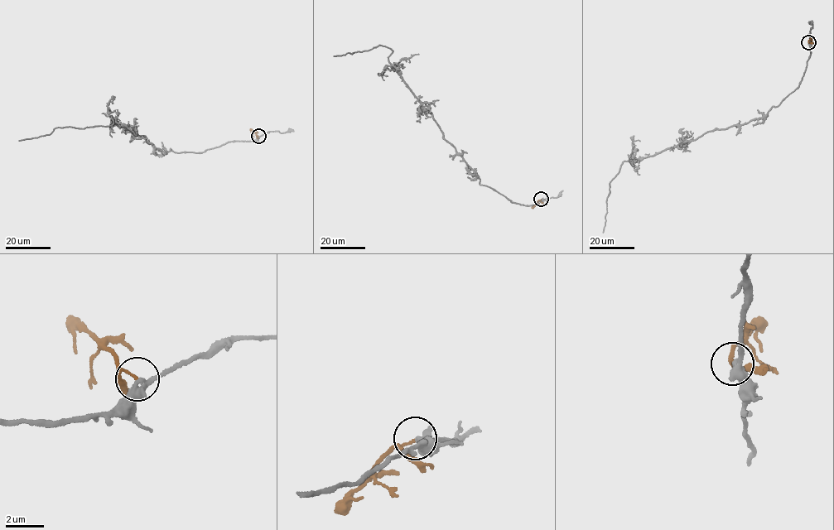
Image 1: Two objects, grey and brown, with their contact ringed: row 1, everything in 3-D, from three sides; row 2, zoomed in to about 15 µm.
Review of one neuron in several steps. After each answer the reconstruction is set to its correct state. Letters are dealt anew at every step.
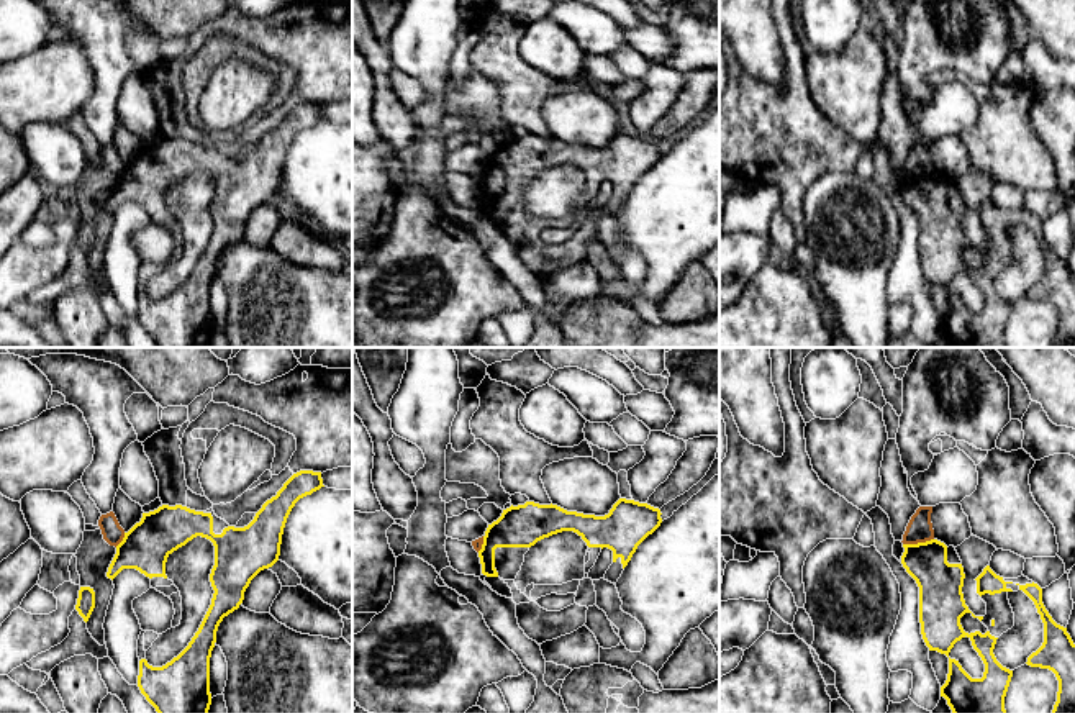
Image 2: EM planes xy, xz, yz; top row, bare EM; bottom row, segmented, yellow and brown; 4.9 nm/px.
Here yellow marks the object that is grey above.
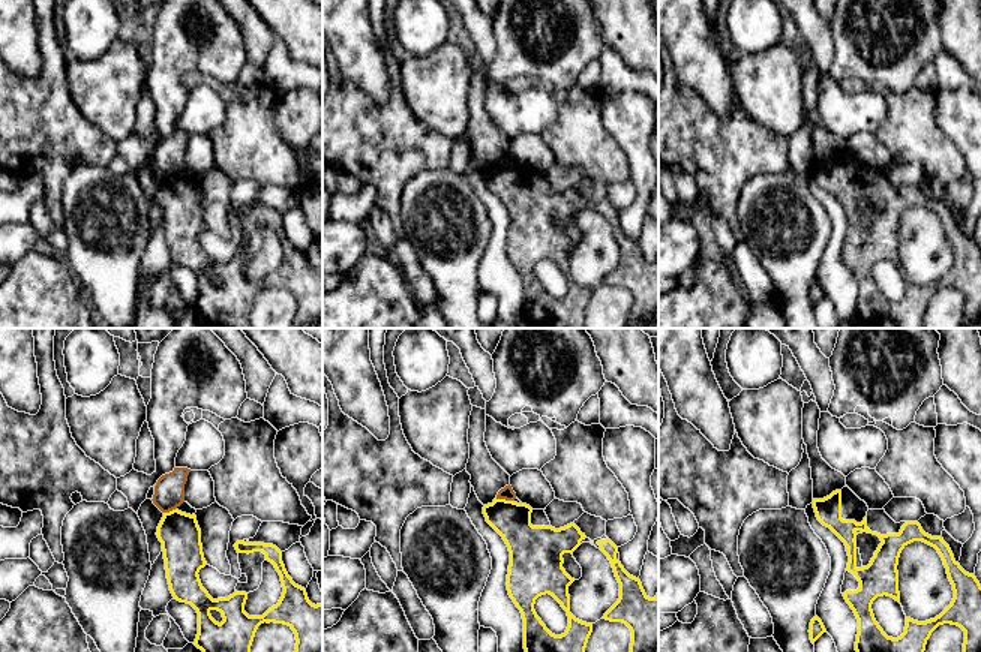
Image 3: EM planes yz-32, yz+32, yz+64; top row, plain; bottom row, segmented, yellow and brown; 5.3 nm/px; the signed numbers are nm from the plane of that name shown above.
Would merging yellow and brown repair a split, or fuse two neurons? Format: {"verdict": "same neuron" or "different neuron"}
{"verdict": "different neuron"}

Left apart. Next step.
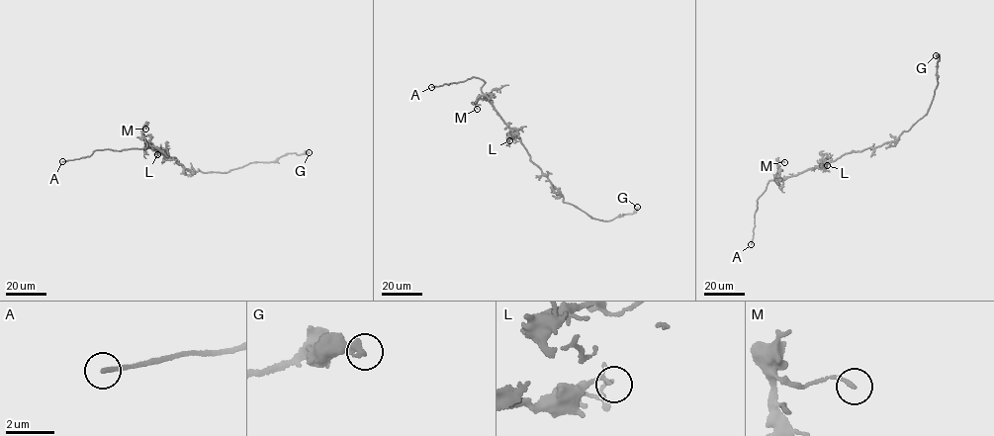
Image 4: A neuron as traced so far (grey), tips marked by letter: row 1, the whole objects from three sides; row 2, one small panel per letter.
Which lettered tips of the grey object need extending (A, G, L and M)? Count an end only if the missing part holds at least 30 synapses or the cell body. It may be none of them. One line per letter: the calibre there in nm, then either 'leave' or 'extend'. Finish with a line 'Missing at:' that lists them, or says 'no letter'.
A: 170 nm | extend
G: 320 nm | leave
L: 160 nm | leave
M: 140 nm | leave
Missing at: A

